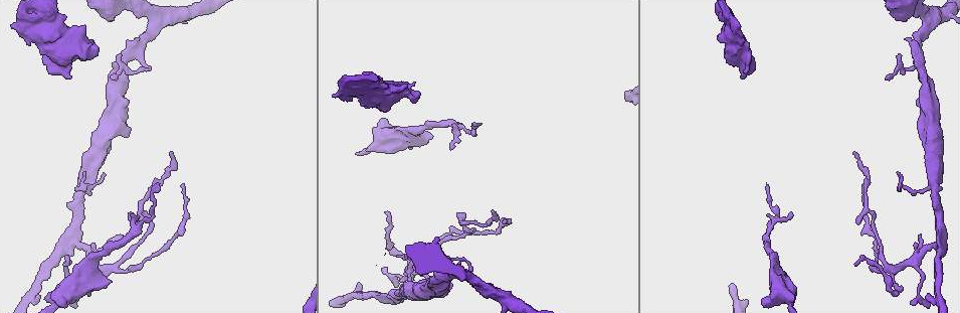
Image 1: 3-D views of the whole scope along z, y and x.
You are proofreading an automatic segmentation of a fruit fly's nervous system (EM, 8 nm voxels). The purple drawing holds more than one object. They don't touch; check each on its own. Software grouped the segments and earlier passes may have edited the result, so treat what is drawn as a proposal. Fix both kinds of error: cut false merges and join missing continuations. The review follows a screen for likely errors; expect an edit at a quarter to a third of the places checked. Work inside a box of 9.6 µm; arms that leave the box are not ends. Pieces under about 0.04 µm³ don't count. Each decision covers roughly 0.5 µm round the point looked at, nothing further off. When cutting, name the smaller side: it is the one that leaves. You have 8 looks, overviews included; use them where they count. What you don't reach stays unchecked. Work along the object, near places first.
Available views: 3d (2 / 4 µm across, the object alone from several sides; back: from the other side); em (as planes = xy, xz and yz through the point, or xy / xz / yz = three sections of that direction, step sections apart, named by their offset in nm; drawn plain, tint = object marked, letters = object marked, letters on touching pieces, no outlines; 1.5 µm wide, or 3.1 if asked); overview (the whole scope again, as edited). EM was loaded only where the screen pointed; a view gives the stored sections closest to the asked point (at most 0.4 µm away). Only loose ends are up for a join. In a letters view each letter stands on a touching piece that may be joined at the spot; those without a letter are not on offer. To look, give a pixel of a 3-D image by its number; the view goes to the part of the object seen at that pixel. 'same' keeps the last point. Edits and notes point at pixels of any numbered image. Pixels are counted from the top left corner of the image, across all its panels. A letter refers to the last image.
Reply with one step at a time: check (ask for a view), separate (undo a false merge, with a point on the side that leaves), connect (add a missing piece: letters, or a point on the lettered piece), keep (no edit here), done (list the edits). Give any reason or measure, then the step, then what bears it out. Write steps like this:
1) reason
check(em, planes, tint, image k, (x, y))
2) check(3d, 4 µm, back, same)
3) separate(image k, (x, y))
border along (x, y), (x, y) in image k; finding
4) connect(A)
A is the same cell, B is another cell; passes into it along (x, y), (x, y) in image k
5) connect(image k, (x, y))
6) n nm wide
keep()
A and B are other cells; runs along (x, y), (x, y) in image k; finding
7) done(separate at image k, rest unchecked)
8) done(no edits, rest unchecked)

an open end
check(em, yz, step 4, plain, image 1, (182, 185))

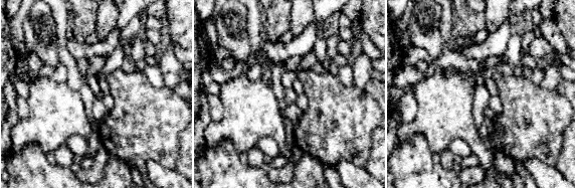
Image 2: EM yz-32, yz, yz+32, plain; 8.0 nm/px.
check(em, yz, step 4, letters, same)

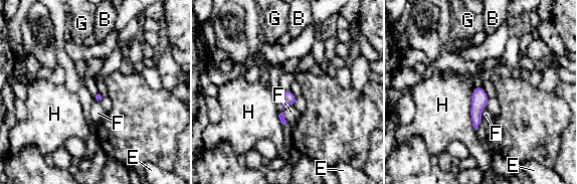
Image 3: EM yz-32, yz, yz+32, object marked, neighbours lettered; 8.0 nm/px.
keep()
B, E, F, G and H are other cells; border along (486, 107), (482, 111), (482, 120) in image 3; none of them fits

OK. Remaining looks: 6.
an open end
check(em, planes, tint, image 1, (70, 77))

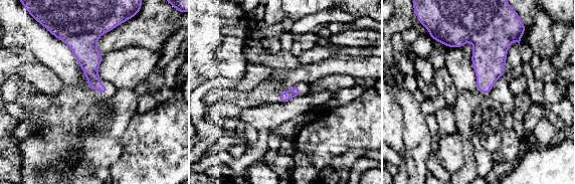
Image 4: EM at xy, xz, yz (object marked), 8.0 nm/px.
see the neighbours
check(em, planes, letters, same)

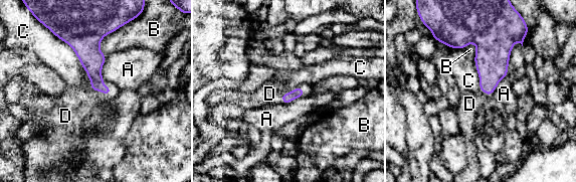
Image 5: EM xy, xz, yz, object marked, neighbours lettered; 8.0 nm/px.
connect(D)
D is the same cell, A, B and C are other cells; passes into it along (286, 98), (282, 95), (269, 94) in image 5; it goes on there

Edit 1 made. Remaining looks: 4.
done(connect at image 5, rest unchecked)

